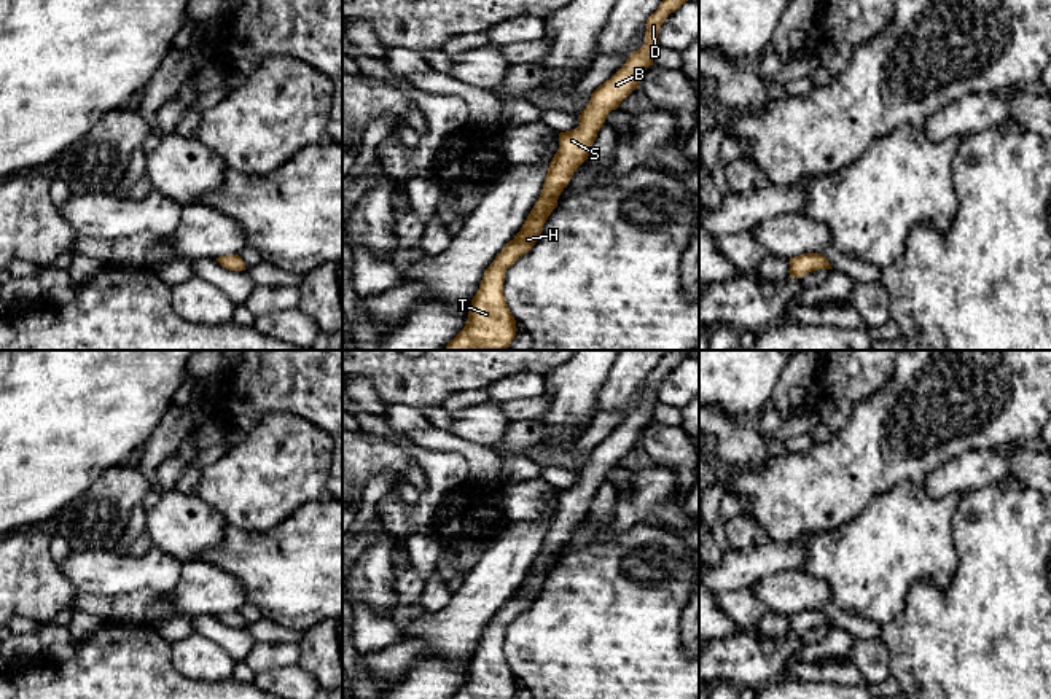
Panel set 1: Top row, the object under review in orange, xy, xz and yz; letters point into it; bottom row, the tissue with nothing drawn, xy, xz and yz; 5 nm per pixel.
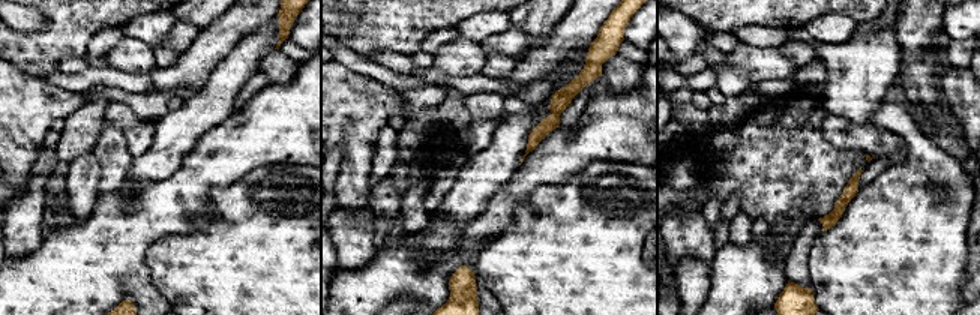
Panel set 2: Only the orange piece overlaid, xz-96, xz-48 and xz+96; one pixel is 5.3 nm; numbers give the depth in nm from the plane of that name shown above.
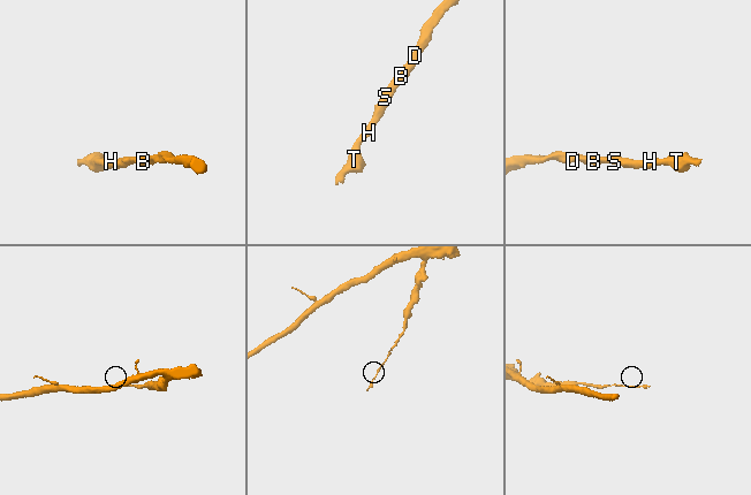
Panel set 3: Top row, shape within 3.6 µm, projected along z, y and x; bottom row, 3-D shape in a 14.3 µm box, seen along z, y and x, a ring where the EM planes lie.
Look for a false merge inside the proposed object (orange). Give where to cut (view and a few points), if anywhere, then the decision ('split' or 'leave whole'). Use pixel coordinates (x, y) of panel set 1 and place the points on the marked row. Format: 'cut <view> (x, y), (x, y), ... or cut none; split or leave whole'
cut none; leave whole

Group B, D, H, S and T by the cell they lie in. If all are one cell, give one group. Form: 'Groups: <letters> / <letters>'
Groups: B D H S T

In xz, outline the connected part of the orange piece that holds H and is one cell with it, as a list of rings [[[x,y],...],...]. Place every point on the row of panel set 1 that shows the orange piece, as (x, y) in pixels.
[[[662,0],[647,19],[645,45],[634,51],[626,64],[592,94],[578,116],[580,126],[559,134],[559,150],[549,162],[541,194],[524,221],[521,231],[495,256],[486,269],[479,290],[471,299],[463,330],[444,350],[508,350],[516,336],[516,320],[503,296],[505,272],[519,256],[527,253],[543,232],[543,226],[557,207],[557,199],[573,172],[588,159],[597,132],[607,115],[616,110],[640,84],[645,70],[653,65],[658,33],[666,18],[688,0]]]

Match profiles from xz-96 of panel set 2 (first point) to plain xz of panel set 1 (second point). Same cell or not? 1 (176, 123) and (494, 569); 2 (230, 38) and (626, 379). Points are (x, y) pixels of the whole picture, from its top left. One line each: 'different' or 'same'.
1: same
2: same

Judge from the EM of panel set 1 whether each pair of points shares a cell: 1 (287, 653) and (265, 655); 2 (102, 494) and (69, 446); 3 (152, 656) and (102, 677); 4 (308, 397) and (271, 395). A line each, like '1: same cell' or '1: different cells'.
1: same cell
2: different cells
3: same cell
4: same cell

